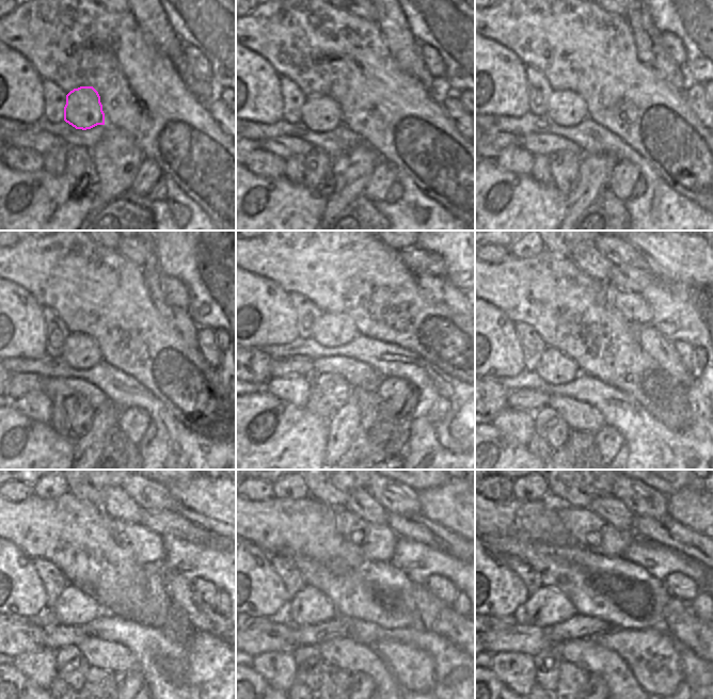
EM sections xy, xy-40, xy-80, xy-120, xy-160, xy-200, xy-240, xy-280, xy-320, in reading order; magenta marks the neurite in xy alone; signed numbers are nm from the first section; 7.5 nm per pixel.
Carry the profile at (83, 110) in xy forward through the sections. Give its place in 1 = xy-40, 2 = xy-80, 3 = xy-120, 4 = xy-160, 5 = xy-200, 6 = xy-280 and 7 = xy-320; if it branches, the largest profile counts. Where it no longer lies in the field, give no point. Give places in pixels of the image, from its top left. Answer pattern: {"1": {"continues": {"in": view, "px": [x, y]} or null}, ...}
{"1": {"continues": {"in": "xy-40", "px": [320, 112]}}, "2": {"continues": {"in": "xy-80", "px": [561, 111]}}, "3": {"continues": {"in": "xy-120", "px": [81, 351]}}, "4": {"continues": {"in": "xy-160", "px": [320, 355]}}, "5": {"continues": {"in": "xy-200", "px": [555, 368]}}, "6": {"continues": {"in": "xy-280", "px": [309, 607]}}, "7": {"continues": {"in": "xy-320", "px": [548, 606]}}}

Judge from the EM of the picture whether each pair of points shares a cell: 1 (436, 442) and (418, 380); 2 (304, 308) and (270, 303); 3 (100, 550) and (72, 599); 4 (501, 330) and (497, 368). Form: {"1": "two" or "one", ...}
{"1": "two", "2": "two", "3": "two", "4": "one"}

